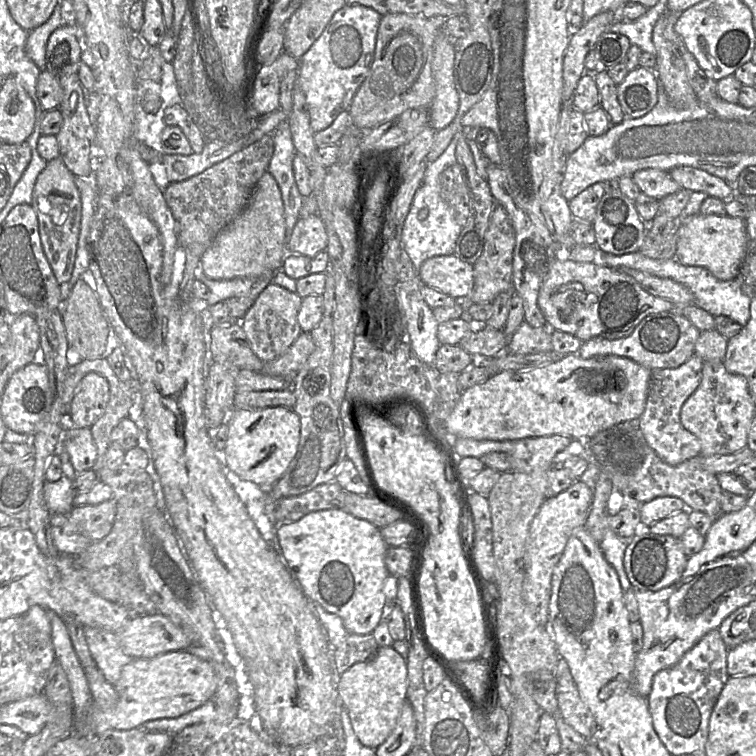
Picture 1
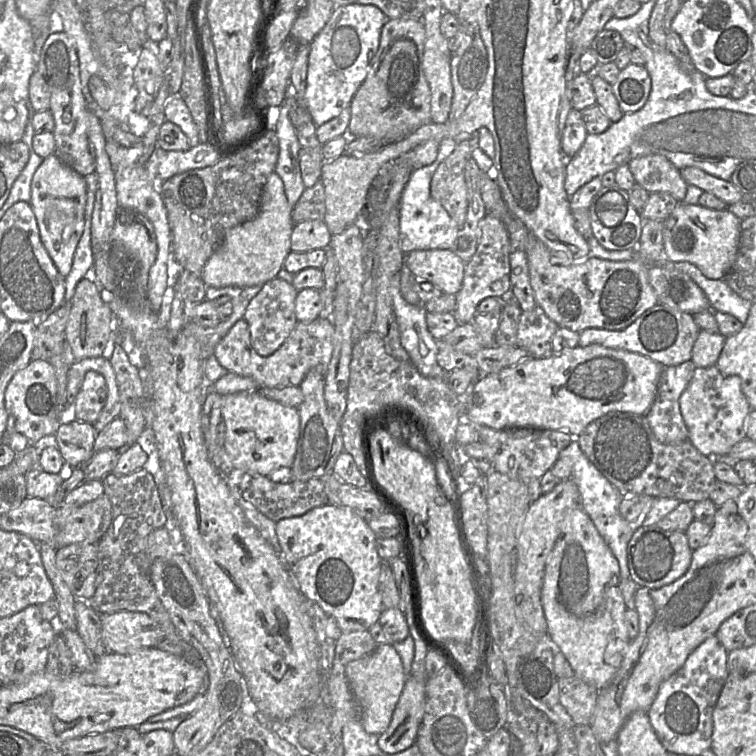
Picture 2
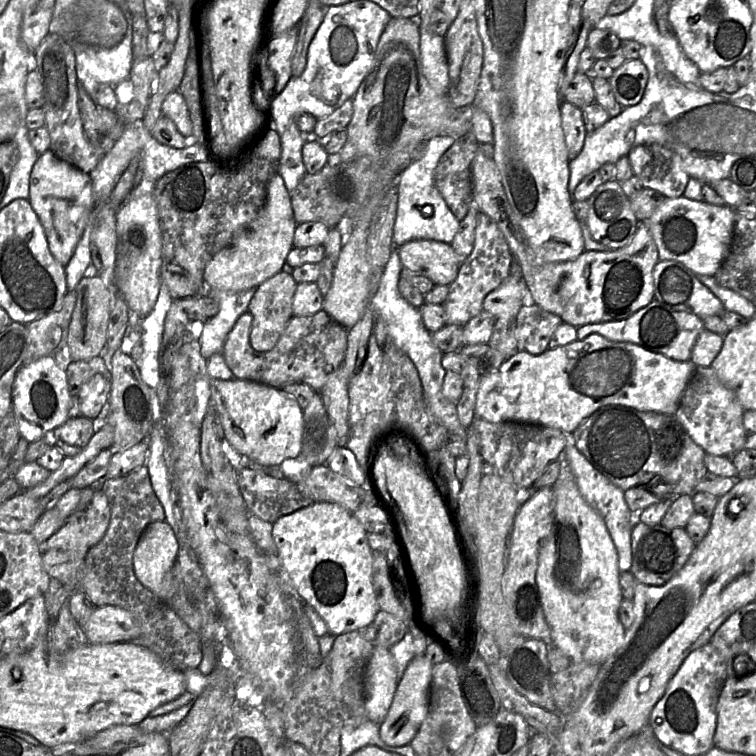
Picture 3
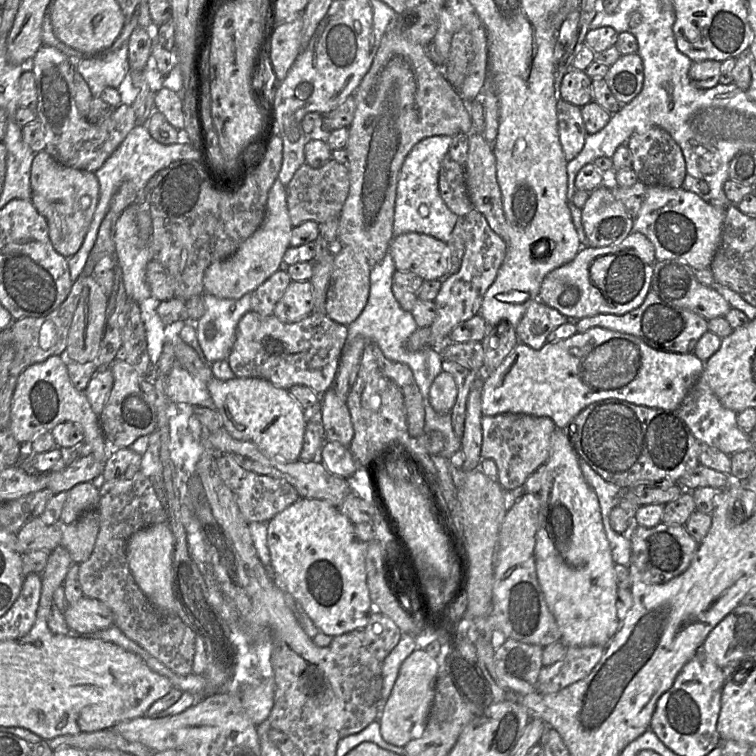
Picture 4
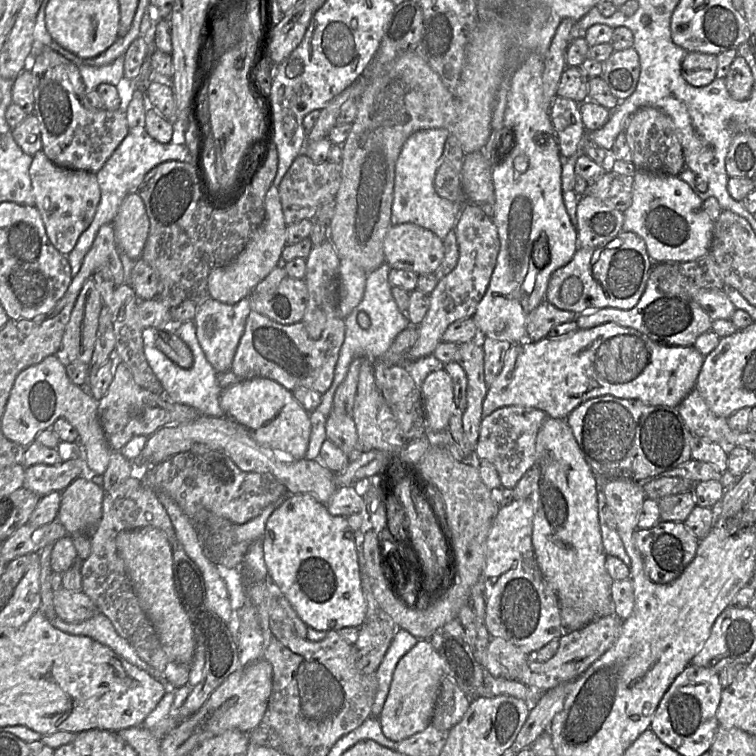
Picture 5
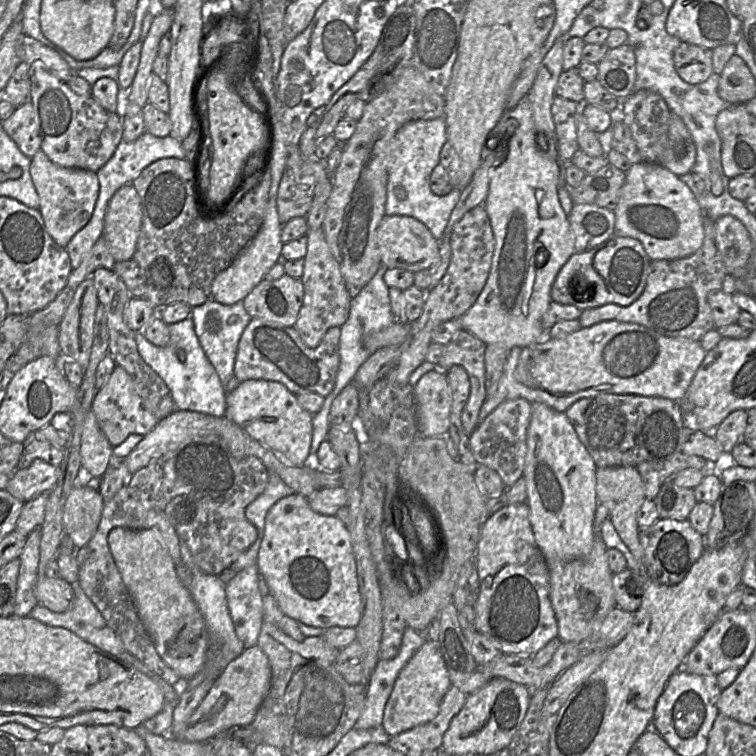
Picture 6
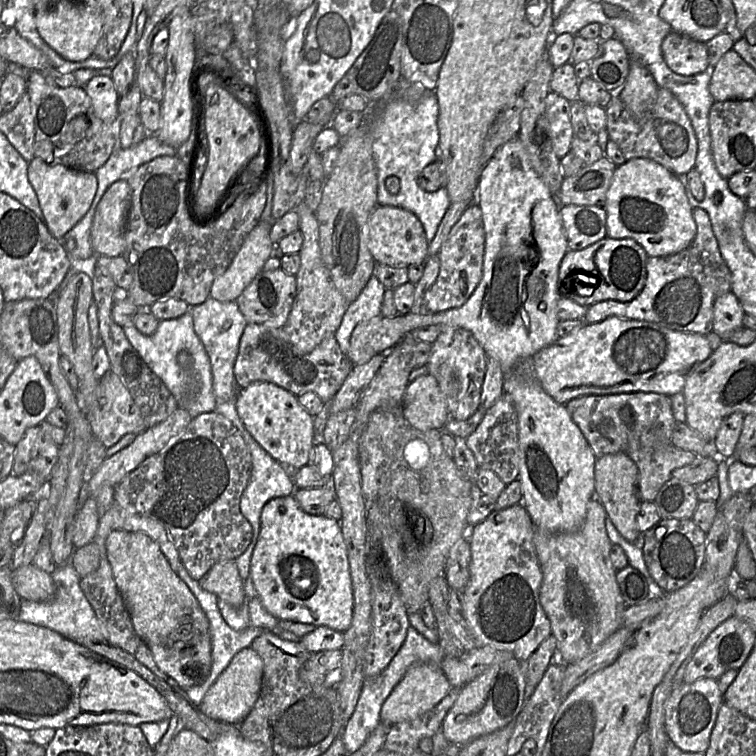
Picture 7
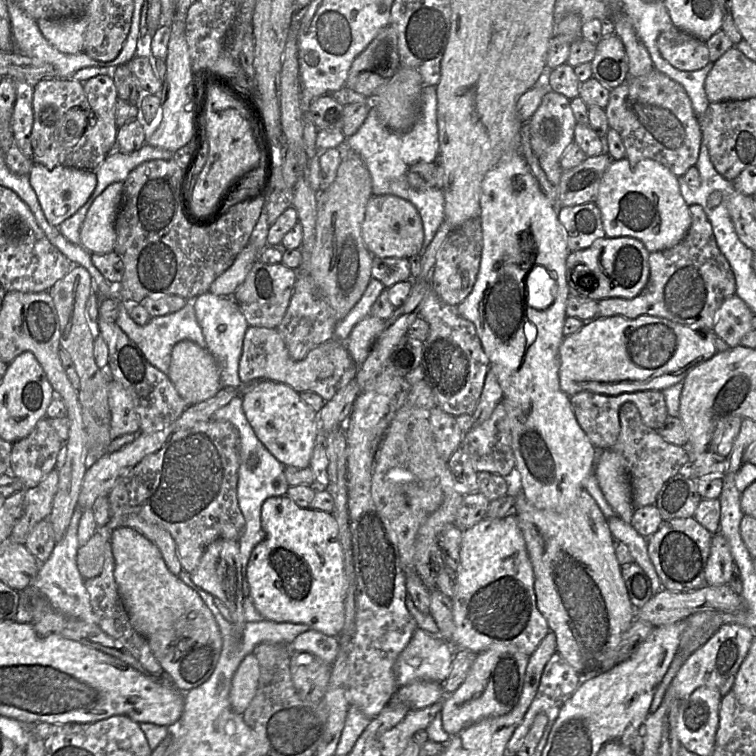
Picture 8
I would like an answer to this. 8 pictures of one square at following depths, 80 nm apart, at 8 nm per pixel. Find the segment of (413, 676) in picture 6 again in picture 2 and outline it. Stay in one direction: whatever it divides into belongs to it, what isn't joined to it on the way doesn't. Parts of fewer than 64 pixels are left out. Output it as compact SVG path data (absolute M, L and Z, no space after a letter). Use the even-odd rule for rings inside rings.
M408 676L403 691L393 711L387 729L379 735L377 745L385 753L402 752L414 745L425 708L425 682L419 682Z

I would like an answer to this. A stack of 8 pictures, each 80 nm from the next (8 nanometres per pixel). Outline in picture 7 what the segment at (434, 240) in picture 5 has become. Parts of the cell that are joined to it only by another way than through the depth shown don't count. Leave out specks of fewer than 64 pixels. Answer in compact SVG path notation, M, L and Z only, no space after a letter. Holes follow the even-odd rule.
M377 205L368 220L368 249L376 263L393 267L424 264L428 258L429 241L418 217L401 207Z

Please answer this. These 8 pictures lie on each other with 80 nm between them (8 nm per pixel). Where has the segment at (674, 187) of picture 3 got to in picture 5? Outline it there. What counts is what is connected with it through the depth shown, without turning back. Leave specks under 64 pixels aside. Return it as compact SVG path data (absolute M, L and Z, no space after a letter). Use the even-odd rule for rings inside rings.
M642 107L630 118L626 136L632 153L632 163L637 170L656 175L679 176L685 168L682 145L676 136L671 117L659 108Z

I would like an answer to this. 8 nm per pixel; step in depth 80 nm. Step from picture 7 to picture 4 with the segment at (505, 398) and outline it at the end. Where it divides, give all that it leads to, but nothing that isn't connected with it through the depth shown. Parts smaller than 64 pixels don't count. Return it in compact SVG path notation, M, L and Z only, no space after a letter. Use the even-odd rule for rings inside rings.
M521 413L483 416L481 458L491 459L498 470L498 482L504 490L522 487L526 479L544 465L550 456L551 436L557 428L549 417Z

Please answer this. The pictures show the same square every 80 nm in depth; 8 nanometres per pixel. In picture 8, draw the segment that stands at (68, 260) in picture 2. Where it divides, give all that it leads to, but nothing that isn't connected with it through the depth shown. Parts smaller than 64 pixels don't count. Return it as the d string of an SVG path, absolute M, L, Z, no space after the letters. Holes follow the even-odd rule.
M38 163L33 164L29 181L47 221L55 227L75 214L88 201L97 184L95 171L63 166L48 169Z

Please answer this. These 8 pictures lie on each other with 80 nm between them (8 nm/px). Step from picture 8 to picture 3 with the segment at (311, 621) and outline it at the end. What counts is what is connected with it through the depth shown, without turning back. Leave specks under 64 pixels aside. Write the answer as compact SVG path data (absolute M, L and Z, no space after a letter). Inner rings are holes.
M313 502L273 522L272 536L281 567L299 596L325 621L329 634L337 636L373 623L380 610L372 584L373 550L368 543L368 532L351 512L334 502Z

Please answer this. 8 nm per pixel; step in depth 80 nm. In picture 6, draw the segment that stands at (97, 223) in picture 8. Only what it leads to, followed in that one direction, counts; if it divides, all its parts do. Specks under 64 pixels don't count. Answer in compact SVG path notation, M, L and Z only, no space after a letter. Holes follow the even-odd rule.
M132 184L120 187L110 199L104 217L104 238L115 261L133 258L142 224L141 200Z

